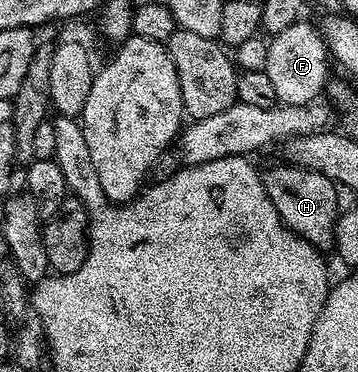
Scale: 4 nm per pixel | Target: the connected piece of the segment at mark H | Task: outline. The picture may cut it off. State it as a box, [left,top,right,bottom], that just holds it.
[262,163,340,251]

